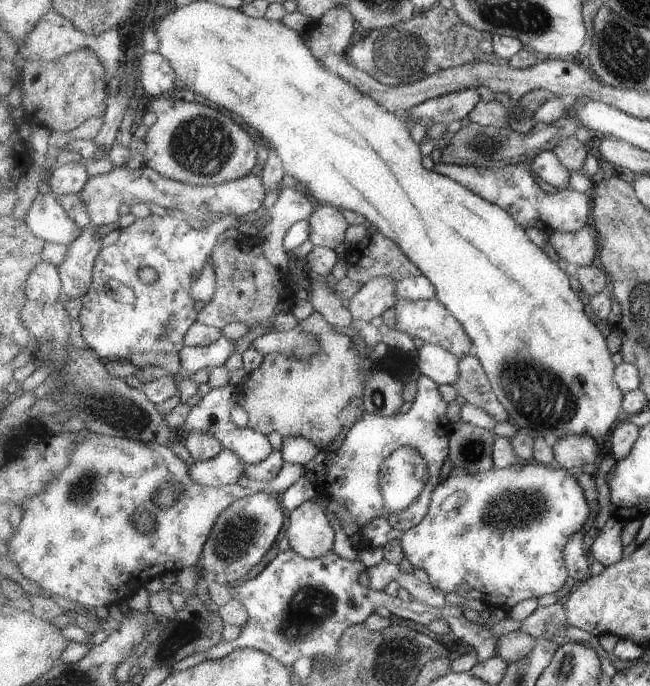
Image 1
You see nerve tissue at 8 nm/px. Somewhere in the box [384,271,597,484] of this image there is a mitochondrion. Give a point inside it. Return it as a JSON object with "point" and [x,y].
{"point":[541,398]}

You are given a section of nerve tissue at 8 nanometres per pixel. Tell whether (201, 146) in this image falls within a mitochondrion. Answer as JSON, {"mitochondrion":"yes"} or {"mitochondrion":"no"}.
{"mitochondrion":"yes"}

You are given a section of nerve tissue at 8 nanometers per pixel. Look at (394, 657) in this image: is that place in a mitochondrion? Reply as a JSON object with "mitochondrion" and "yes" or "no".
{"mitochondrion":"yes"}

